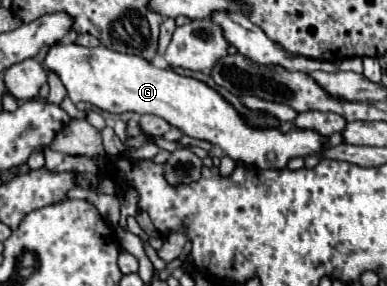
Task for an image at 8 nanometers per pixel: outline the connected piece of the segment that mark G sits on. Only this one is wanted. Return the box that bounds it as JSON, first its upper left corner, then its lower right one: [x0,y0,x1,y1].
[43,43,325,169]

